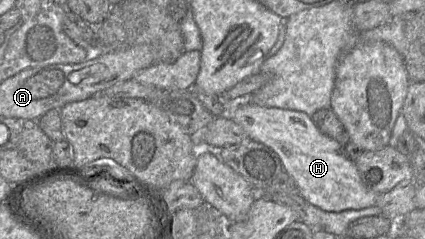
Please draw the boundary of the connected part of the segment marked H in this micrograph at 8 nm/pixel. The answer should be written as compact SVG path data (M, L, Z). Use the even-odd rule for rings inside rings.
M244 103L234 105L227 114L245 130L249 139L266 145L279 156L284 170L295 181L297 192L309 204L327 212L375 206L379 194L364 186L344 147L323 134L306 113Z

